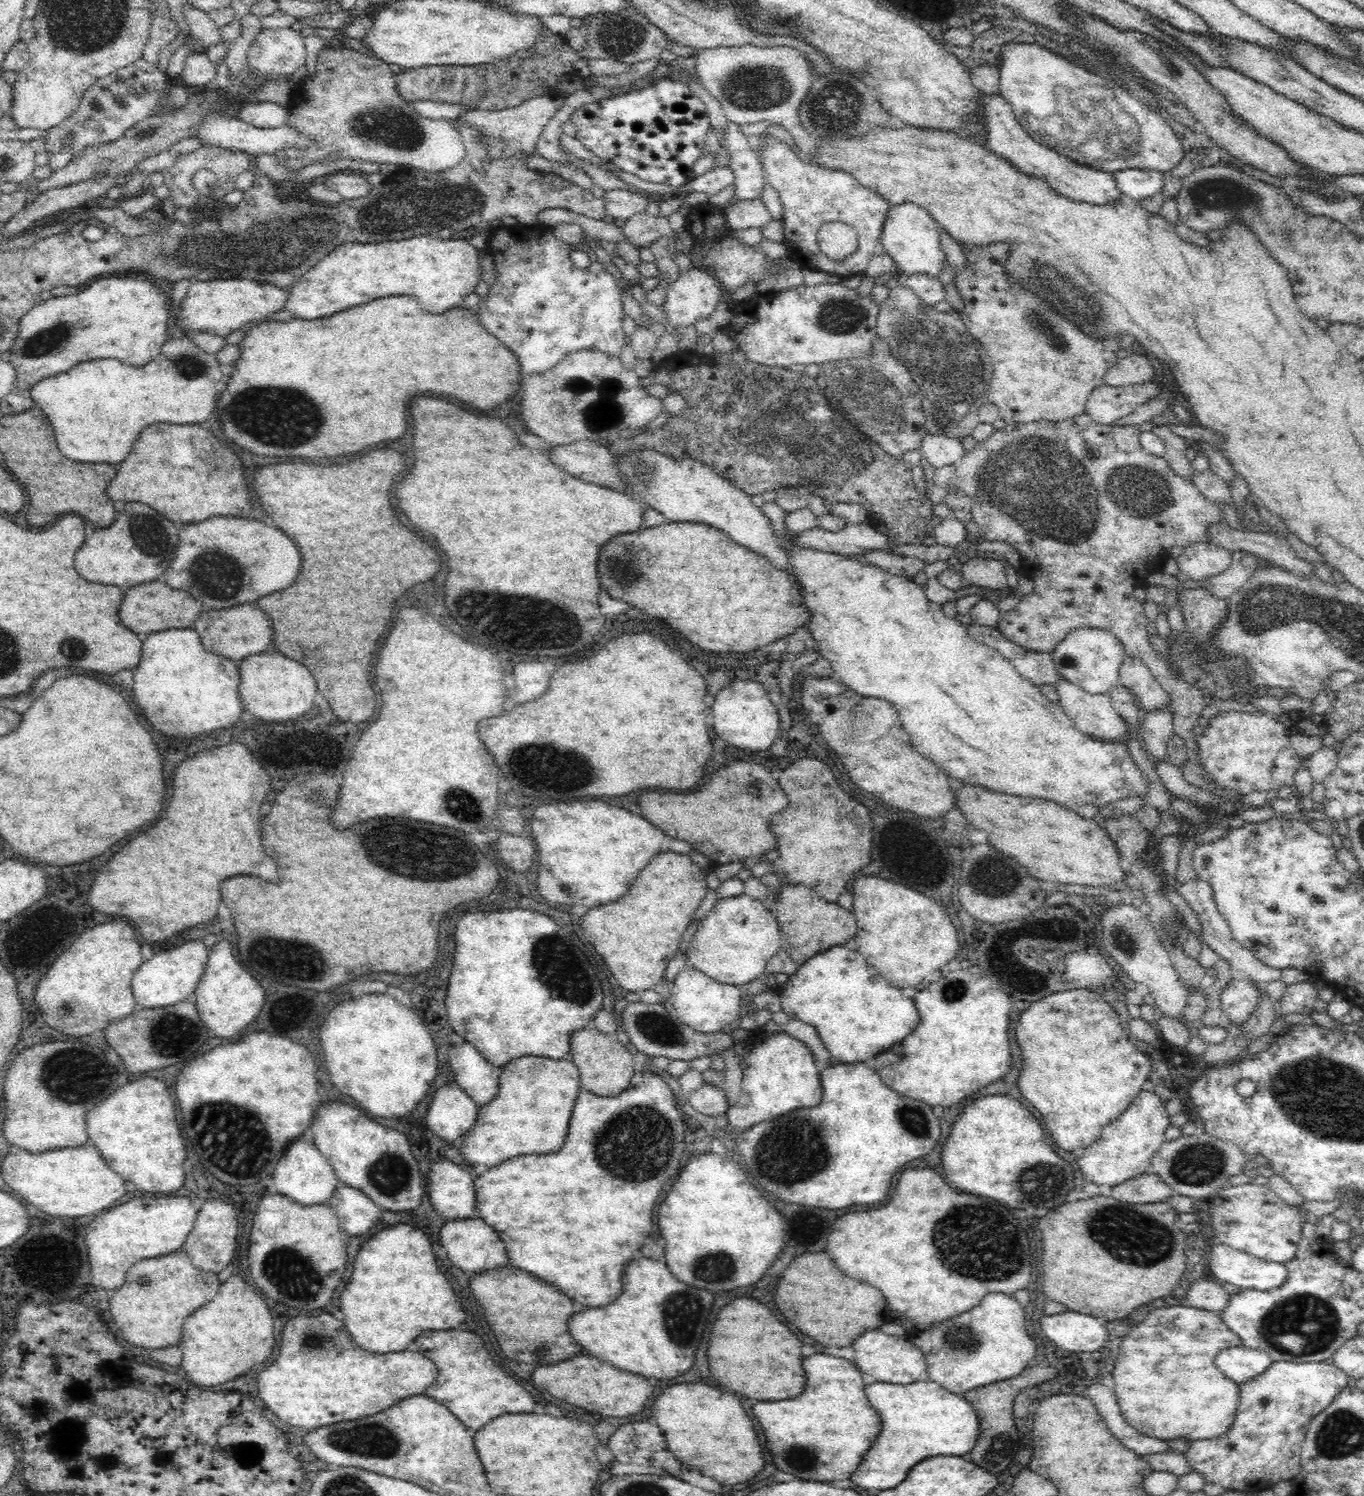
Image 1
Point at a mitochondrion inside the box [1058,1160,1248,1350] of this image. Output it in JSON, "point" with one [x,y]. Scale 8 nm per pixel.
{"point":[1133,1237]}

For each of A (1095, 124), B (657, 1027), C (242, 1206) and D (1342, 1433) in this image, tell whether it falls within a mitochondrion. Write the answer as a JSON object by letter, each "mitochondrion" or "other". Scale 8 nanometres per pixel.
{"A":"mitochondrion","B":"mitochondrion","C":"other","D":"mitochondrion"}

